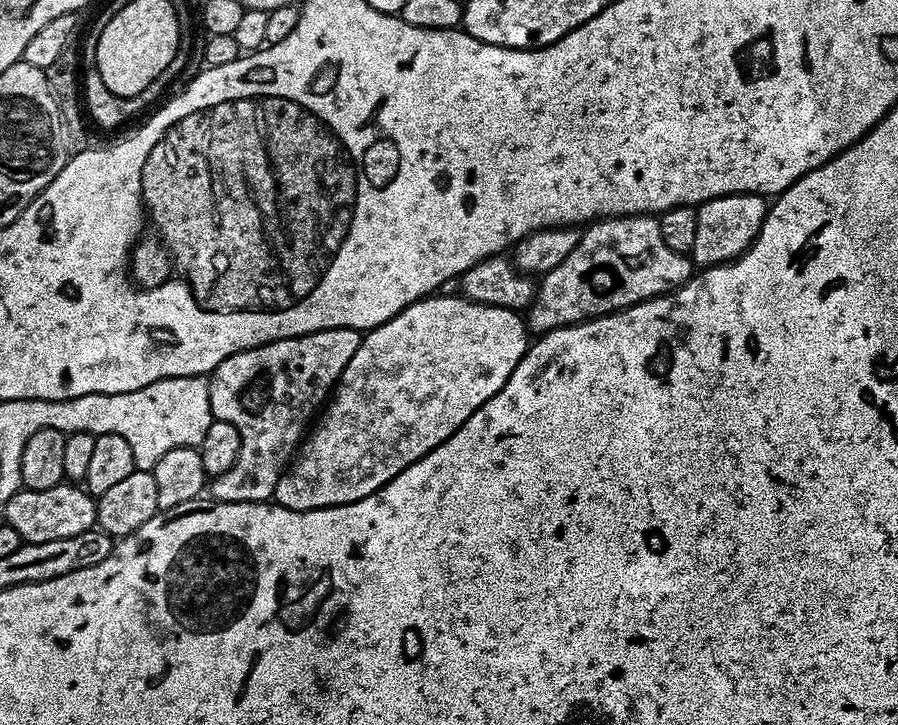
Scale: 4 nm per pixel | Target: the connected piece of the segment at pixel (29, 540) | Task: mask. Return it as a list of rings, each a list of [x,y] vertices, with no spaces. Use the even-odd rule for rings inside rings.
[[[72,482],[59,484],[50,490],[23,487],[6,505],[6,522],[18,530],[25,544],[54,542],[54,538],[74,538],[74,534],[82,534],[96,527],[96,501],[97,497],[91,492]]]

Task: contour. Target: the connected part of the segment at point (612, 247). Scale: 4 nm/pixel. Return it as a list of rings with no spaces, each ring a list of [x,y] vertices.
[[[652,214],[639,216],[610,216],[589,223],[580,233],[578,246],[570,250],[562,266],[544,273],[539,281],[532,304],[526,310],[526,323],[533,333],[543,334],[559,328],[571,328],[595,316],[621,312],[638,302],[655,296],[666,296],[676,291],[694,275],[691,255],[675,252],[662,239],[659,219]]]

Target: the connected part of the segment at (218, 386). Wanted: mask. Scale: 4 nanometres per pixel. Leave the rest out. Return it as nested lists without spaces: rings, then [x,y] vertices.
[[[335,328],[305,336],[282,338],[234,354],[211,372],[208,389],[212,415],[215,419],[230,422],[240,435],[240,449],[238,458],[234,458],[234,466],[230,466],[226,474],[211,481],[210,492],[212,488],[213,501],[222,504],[259,504],[271,501],[275,497],[280,475],[293,459],[310,421],[335,389],[346,362],[354,358],[354,350],[358,350],[361,339],[361,333],[352,328]]]

